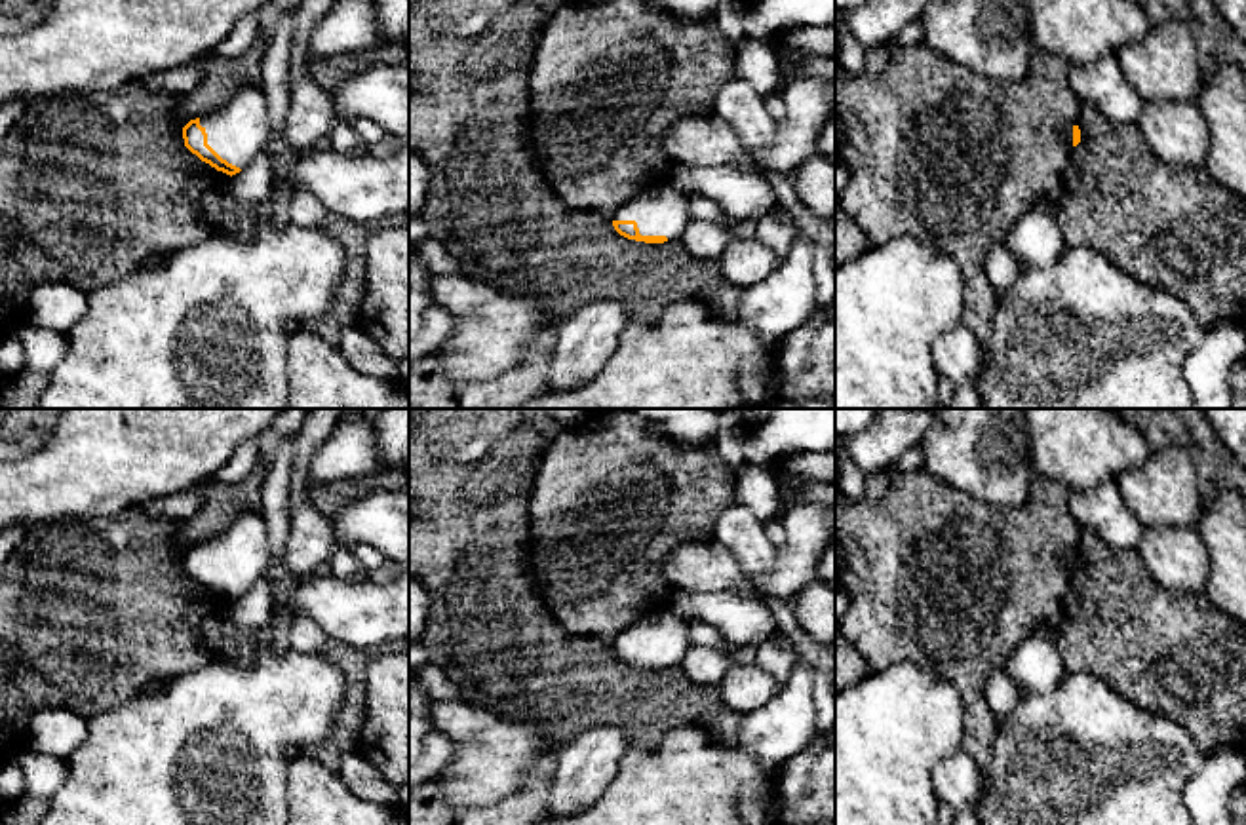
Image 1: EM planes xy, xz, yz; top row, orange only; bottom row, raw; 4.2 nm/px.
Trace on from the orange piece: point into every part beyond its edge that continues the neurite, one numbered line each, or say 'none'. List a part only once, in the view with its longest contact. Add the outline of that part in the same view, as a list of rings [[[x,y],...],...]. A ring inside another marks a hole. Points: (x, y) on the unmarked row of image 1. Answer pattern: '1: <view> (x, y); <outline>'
1: xz (661, 635); [[[670,610],[652,612],[620,631],[613,646],[635,646],[641,662],[681,665],[691,650],[689,622]]]

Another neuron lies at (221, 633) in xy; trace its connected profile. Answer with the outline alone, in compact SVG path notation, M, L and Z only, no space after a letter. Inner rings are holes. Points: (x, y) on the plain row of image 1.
M232 604L207 618L204 627L202 650L211 662L228 658L240 639Z

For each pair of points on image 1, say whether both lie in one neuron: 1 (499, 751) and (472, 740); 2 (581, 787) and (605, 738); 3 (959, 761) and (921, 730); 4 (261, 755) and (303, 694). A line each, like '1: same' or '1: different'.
1: same
2: same
3: different
4: same

